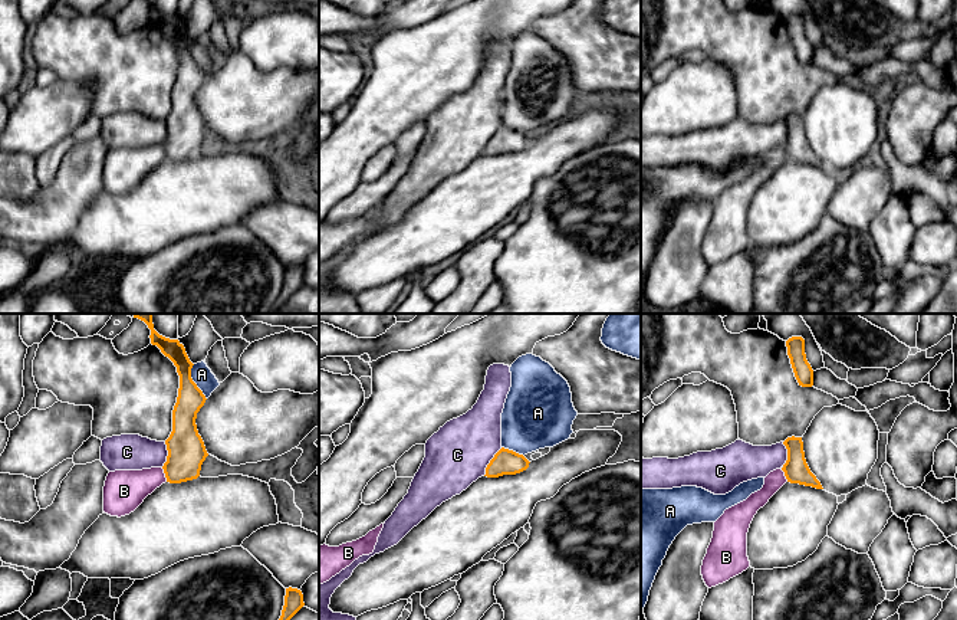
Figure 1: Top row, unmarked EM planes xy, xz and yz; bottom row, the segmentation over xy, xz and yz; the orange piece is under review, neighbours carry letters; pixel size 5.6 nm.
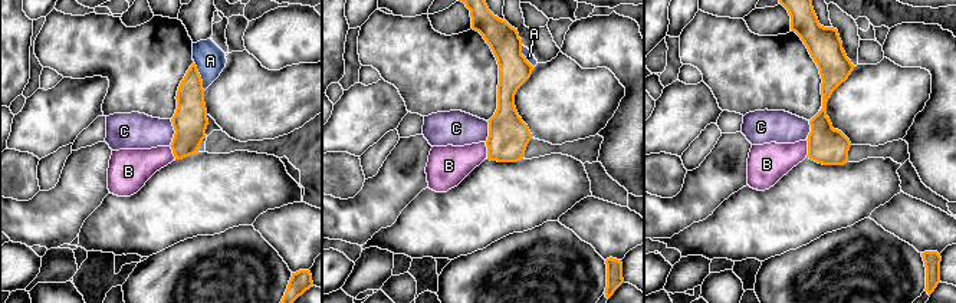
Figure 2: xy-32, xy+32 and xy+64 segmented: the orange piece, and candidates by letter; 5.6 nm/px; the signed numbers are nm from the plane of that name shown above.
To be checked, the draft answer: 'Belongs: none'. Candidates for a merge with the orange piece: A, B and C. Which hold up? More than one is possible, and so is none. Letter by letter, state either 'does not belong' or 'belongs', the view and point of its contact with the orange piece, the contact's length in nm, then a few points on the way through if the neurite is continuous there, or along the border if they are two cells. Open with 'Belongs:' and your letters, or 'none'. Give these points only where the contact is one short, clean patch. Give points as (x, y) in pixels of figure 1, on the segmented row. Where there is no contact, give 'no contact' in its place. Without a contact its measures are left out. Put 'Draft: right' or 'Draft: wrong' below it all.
Belongs: none
A: does not belong; contact xy (193, 381); length 220 nm
B: does not belong; contact xy (165, 475); length 90 nm
C: does not belong; contact xz (490, 462); length 190 nm; border xz (502, 448), (490, 461), (483, 475)
Draft: right

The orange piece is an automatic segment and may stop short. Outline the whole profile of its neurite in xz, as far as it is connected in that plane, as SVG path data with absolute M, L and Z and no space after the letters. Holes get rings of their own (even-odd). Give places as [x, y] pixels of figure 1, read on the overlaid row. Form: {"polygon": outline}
{"polygon": "M501 447L486 468L487 478L499 478L503 475L516 475L529 468L529 460L513 450Z"}

